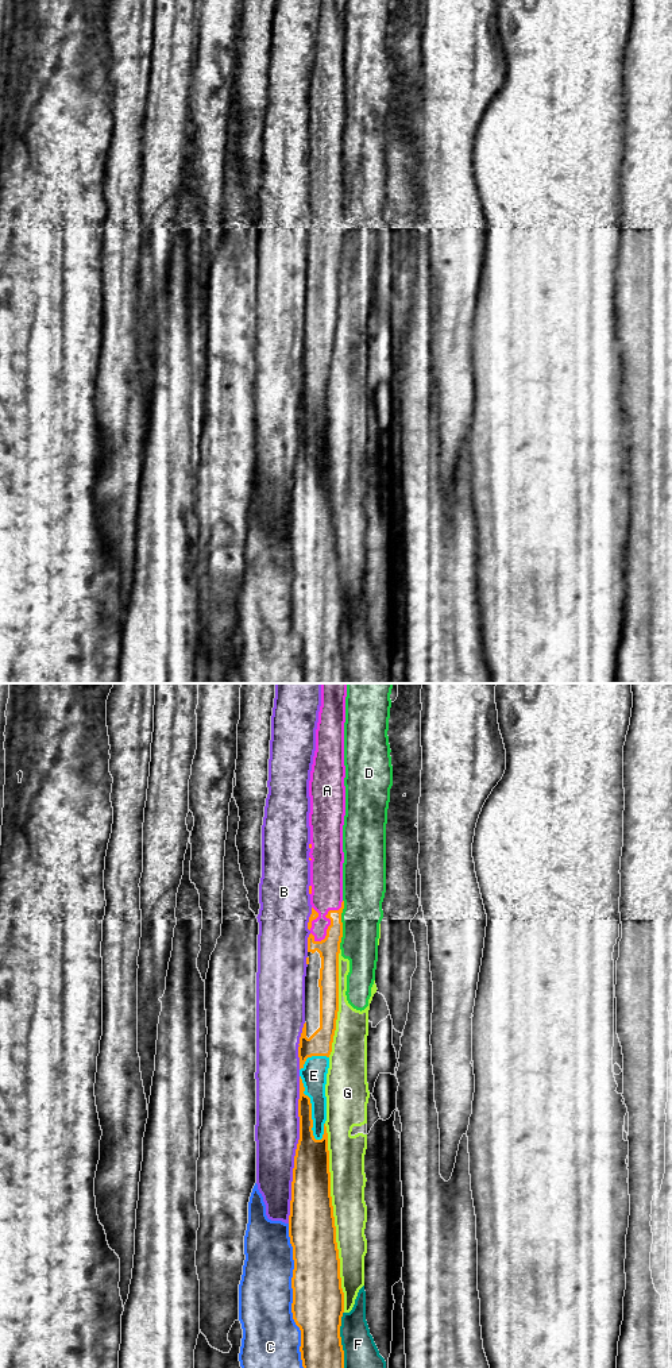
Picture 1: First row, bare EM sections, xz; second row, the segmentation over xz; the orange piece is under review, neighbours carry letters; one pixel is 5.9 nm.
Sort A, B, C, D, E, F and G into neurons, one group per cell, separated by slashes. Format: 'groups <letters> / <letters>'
groups A E / B / C / D G / F

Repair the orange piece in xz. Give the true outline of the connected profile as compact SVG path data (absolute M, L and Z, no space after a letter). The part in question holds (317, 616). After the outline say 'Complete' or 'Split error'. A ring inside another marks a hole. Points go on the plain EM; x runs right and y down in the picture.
M300 385L300 448L294 465L289 546L293 555L291 621L301 639L301 668L304 683L344 683L344 659L340 646L344 621L344 601L331 505L328 442L324 432L321 448L313 444L312 412L304 402Z. Complete

